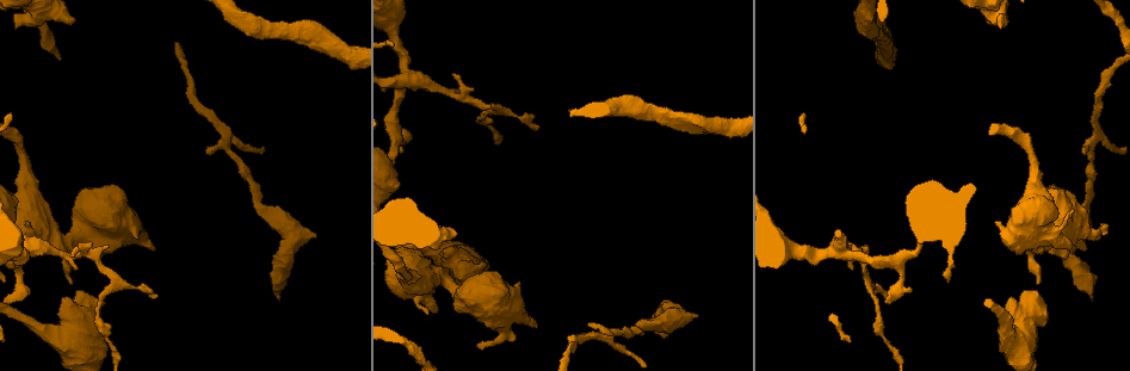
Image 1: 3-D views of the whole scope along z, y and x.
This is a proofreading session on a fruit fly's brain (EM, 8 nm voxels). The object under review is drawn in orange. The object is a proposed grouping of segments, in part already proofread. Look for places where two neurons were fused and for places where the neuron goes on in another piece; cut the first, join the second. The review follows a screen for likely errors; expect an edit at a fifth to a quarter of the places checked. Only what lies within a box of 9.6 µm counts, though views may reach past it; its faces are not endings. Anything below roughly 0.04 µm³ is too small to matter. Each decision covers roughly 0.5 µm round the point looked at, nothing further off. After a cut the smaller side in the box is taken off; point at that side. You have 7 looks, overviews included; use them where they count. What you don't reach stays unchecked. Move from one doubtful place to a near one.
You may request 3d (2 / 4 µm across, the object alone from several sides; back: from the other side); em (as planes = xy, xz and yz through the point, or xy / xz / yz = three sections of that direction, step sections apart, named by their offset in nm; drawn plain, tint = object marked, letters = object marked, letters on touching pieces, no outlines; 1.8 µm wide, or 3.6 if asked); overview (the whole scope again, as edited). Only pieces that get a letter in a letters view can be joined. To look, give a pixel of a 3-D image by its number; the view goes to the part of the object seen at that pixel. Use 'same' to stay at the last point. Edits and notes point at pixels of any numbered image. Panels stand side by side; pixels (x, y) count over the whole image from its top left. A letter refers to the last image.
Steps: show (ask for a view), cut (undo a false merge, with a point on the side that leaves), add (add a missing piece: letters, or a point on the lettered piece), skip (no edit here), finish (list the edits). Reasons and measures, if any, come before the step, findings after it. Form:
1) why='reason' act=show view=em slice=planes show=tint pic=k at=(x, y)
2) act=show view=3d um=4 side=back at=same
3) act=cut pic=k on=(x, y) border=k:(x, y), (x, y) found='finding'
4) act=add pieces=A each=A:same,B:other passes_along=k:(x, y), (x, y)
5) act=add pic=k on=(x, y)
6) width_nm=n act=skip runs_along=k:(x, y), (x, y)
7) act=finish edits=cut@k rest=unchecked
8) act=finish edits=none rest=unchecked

why='branch stops here' act=show view=em slice=planes show=letters pic=1 at=(206, 153)

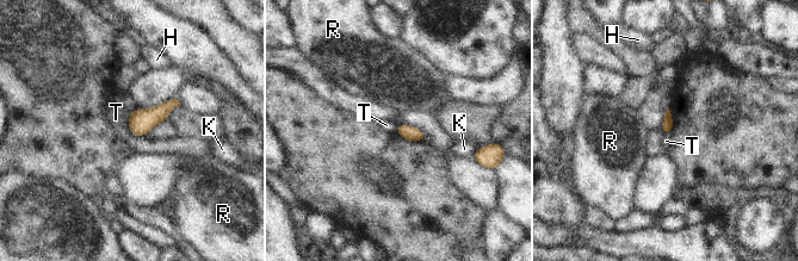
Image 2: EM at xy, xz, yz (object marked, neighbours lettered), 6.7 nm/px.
act=skip each=H:other,K:other,R:other,T:other border=2:(128, 113), (129, 130), (143, 136) found='none of them fits'

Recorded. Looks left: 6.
why='branch stops here' act=show view=em slice=planes show=letters pic=1 at=(1038, 282)

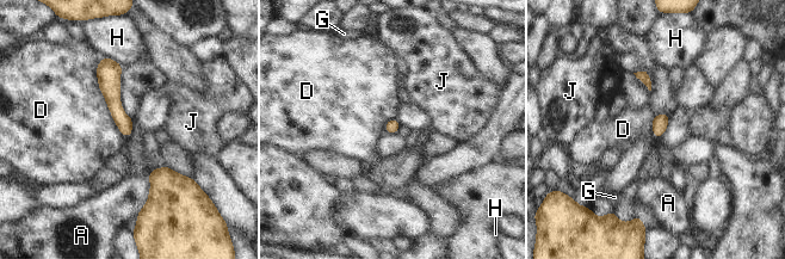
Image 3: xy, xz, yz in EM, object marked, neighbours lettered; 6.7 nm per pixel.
act=skip each=A:other,D:other,G:other,H:other,J:other runs_along=3:(105, 60), (113, 105), (127, 134) found='none of them fits'

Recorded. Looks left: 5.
why='free end' act=show view=em slice=xy step=16 show=letters pic=1 at=(483, 344)

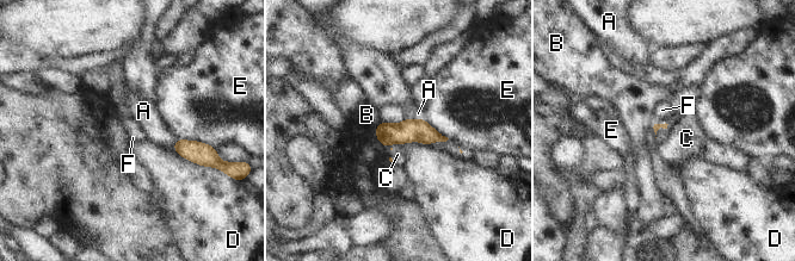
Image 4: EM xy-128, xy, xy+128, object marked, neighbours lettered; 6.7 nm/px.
act=show view=em slice=planes show=letters at=same

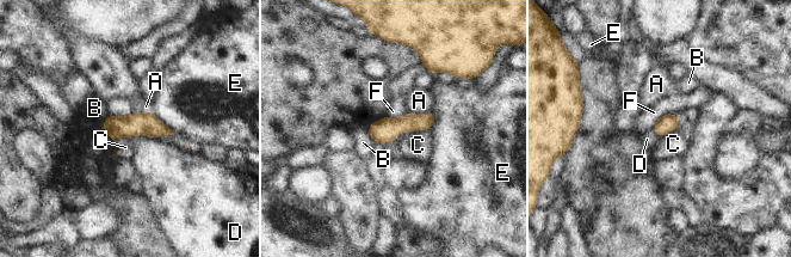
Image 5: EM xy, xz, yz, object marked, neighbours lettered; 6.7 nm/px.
act=skip each=A:other,B:other,C:other,D:other,E:other,F:other border=5:(677, 114), (663, 114), (650, 129) found='none of them fits'

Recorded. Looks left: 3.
act=finish edits=none rest=unchecked

